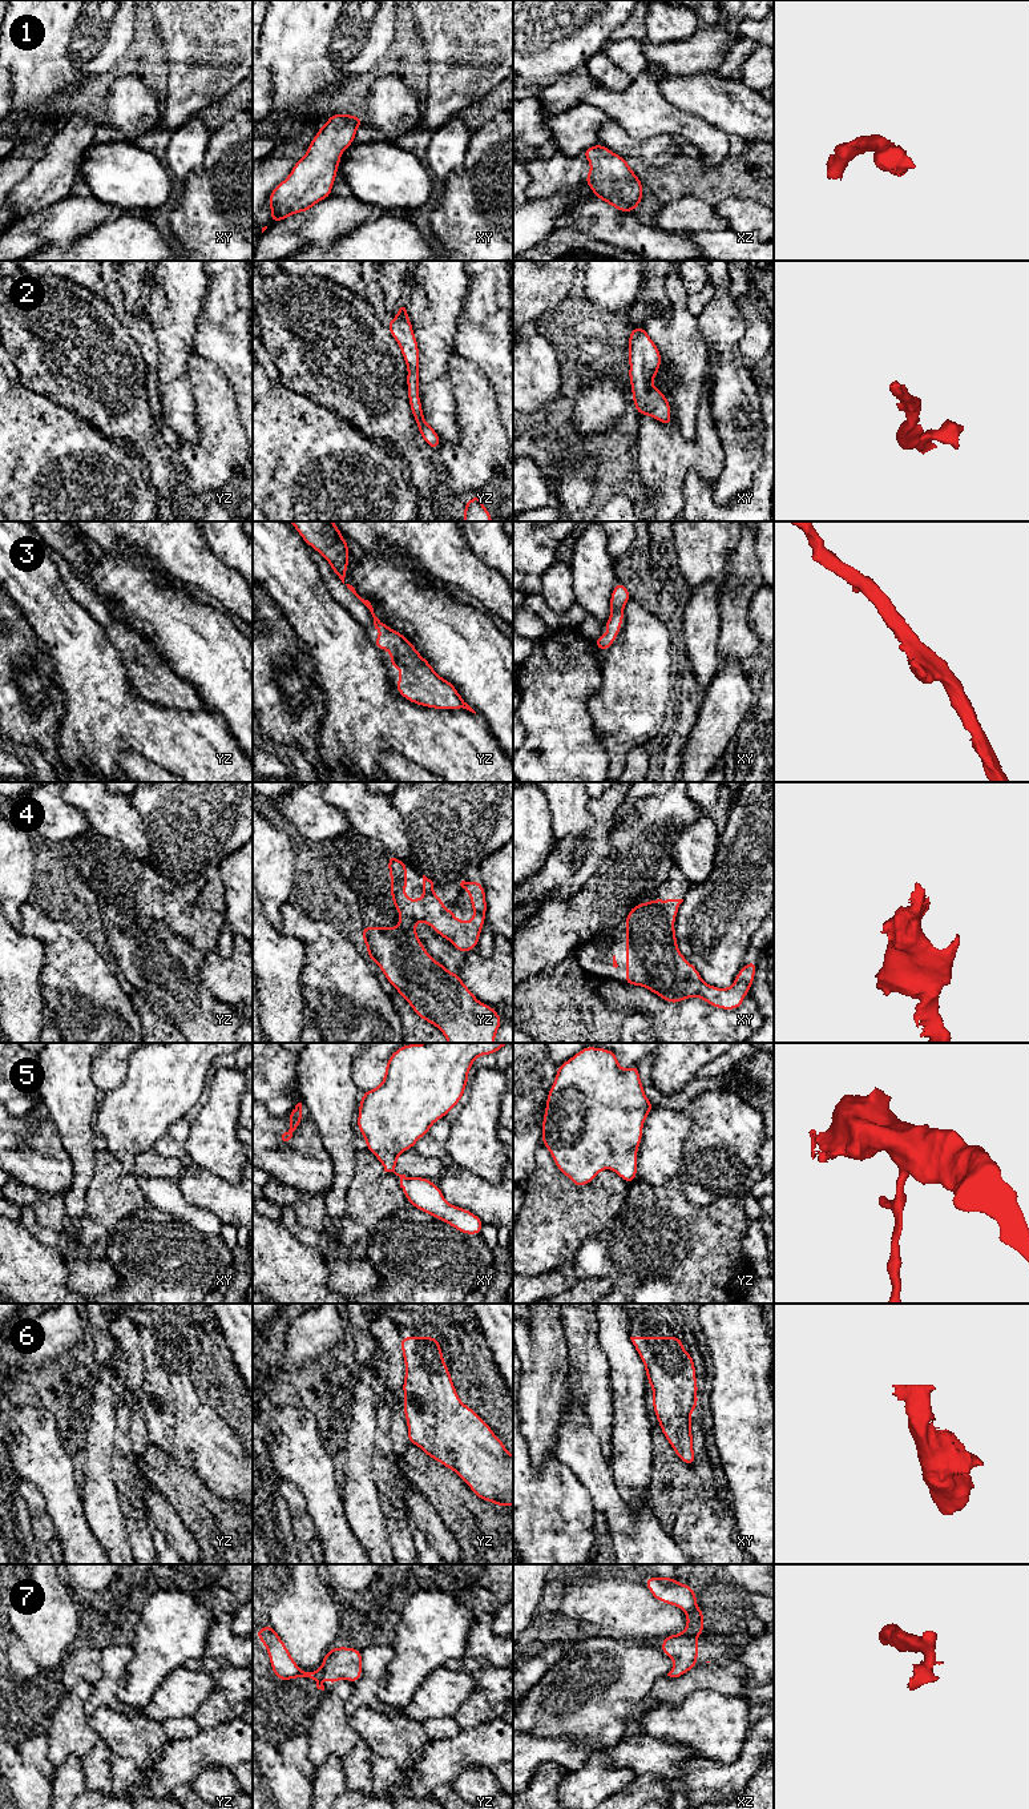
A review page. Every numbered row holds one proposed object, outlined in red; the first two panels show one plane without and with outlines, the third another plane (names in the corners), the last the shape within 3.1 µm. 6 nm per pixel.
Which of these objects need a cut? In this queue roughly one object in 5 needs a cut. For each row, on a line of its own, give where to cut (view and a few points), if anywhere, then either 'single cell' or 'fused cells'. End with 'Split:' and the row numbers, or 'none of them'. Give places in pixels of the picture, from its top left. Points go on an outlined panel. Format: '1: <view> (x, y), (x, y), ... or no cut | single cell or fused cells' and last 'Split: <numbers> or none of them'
1: no cut | single cell
2: no cut | single cell
3: no cut | single cell
4: no cut | single cell
5: no cut | single cell
6: no cut | single cell
7: xz (682, 1632), (694, 1635) | fused cells
Split: 7

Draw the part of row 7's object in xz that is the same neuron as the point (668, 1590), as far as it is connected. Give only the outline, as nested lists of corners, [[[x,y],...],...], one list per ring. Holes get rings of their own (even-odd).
[[[647,1578],[645,1587],[655,1600],[679,1607],[687,1616],[683,1631],[686,1635],[703,1636],[703,1609],[697,1607],[697,1594],[689,1584],[678,1583],[671,1578]]]

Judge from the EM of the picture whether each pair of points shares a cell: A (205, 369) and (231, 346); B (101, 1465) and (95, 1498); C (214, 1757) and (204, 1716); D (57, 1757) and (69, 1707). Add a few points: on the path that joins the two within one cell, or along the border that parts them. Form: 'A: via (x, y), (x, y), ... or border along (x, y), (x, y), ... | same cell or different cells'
A: border along (196, 350), (224, 373), (230, 389) | different cells
B: via (99, 1473), (99, 1490) | same cell
C: border along (235, 1717), (202, 1731) | different cells
D: via (61, 1745), (69, 1735), (69, 1719) | same cell

